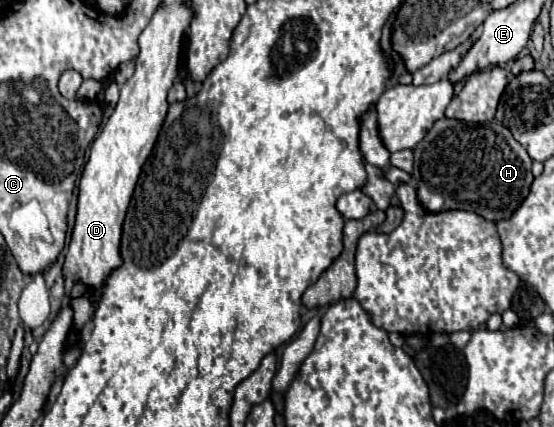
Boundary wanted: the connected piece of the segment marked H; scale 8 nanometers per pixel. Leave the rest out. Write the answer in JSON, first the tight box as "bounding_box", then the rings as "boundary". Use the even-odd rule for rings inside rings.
{"bounding_box":[414,118,534,222],"boundary":[[[442,118],[438,120],[432,130],[424,136],[424,140],[414,148],[414,180],[418,182],[418,198],[430,212],[442,212],[442,210],[470,210],[480,214],[486,220],[498,222],[506,216],[512,216],[512,212],[522,204],[522,200],[528,196],[530,184],[534,180],[532,176],[532,158],[528,152],[514,140],[512,132],[502,126],[500,122],[464,122],[464,120],[452,120]]]}

